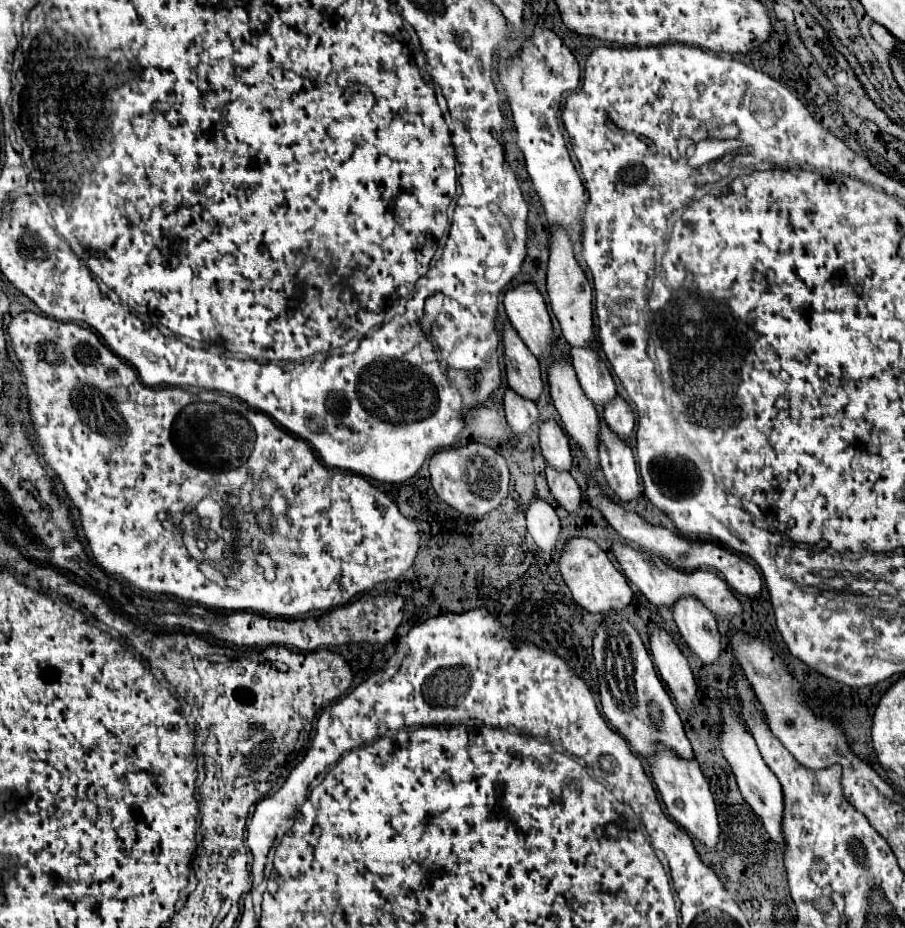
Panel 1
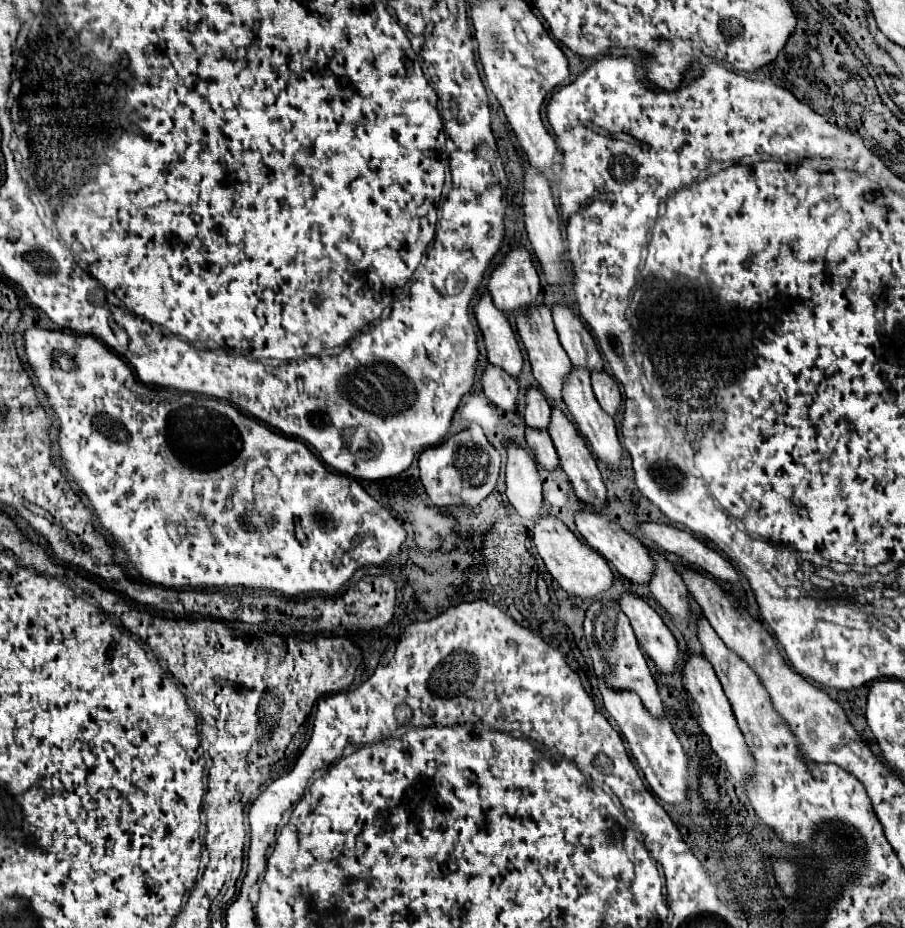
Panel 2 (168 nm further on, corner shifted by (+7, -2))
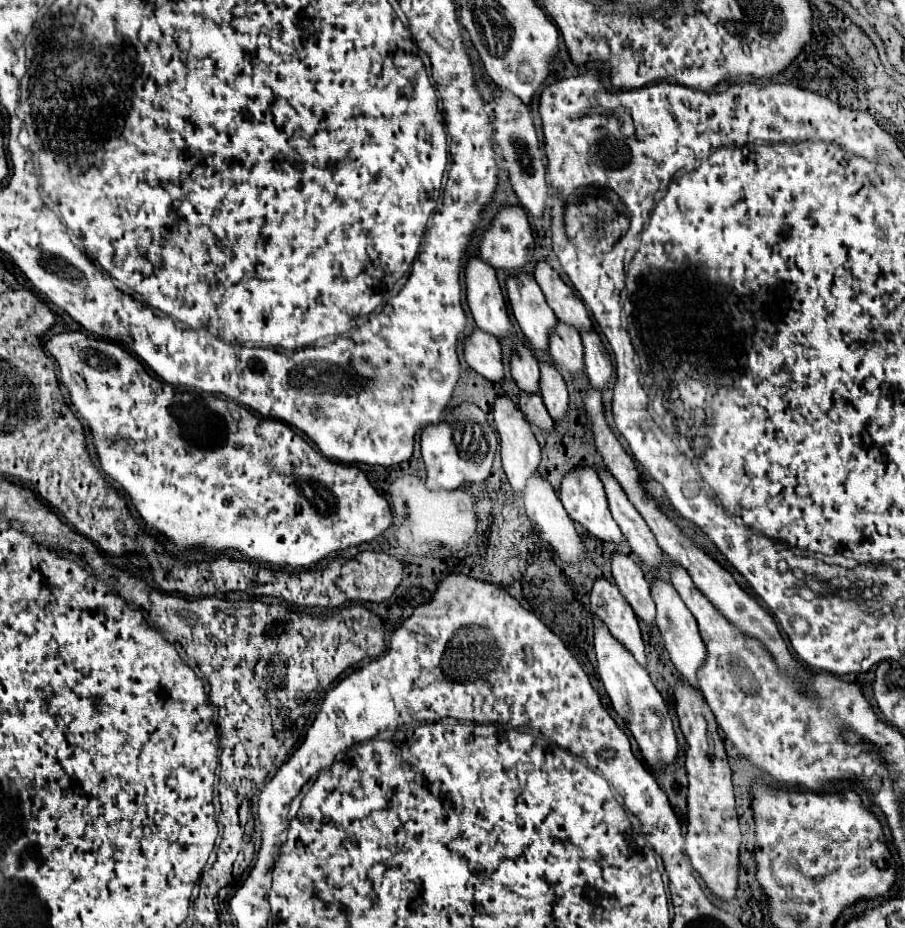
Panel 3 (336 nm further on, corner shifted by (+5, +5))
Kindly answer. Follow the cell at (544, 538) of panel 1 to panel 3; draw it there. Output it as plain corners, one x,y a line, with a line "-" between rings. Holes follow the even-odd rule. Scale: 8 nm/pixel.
499,397
495,401
495,425
501,439
501,459
503,459
503,471
513,487
513,491
523,493
523,487
527,485
527,479
537,473
541,463
541,449
539,443
531,431
531,425
523,417
523,413
515,407
515,403
507,397

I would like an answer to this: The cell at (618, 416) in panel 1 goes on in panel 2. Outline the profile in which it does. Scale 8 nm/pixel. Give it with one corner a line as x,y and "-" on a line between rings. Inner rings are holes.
593,370
591,372
591,384
593,384
593,392
595,392
601,408
607,414
615,416
617,408
621,406
621,392
619,392
617,382
605,370
601,370
601,372

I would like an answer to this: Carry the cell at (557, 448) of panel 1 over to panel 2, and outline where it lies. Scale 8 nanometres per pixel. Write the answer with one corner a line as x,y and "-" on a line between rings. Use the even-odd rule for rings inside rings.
533,386
527,390
527,396
525,396
525,414
523,416
525,416
527,426
533,426
533,428
547,428
549,426
551,404

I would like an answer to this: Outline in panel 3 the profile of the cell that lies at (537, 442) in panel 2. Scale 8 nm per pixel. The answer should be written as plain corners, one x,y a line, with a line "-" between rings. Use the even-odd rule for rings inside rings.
521,391
521,401
519,401
519,407
521,407
521,411
525,413
525,417
527,417
527,421
531,423
531,425
537,425
539,429
543,429
543,431
553,431
555,429
555,423
553,423
553,419
549,417
549,413
547,413
547,409
545,409
545,405
543,405
543,401
541,401
541,397
539,395
525,395
523,391

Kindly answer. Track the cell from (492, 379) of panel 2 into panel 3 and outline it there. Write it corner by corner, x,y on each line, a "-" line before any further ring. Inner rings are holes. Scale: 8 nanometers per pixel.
475,329
473,335
465,339
465,349
463,349
465,361
469,363
471,369
475,369
479,375
493,383
501,383
505,379
505,365
503,365
503,353
499,341
481,331

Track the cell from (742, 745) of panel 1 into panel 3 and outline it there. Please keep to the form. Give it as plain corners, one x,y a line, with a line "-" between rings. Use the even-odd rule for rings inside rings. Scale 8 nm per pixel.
655,581
651,585
651,595
655,599
657,605
657,627
661,631
661,637
665,641
665,649
671,655
671,661
675,665
675,669
681,673
681,677
691,683
691,687
699,689
699,681
697,681
697,673
703,667
705,659
707,659
707,649
705,643
697,631
697,621
691,615
691,611
685,607
685,603
681,601
679,593
675,591
675,587
671,583
665,581

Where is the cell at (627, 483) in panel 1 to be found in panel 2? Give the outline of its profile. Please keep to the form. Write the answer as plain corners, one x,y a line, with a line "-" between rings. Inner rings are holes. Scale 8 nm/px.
571,366
567,378
565,378
565,386
563,386
563,402
571,414
571,418
575,420
579,432
587,438
587,442
591,444
593,452
603,460
607,462
609,466
617,466
621,462
621,442
617,438
617,430
615,430
615,422
613,418
599,406
595,394
593,394
593,388
591,388
591,380
589,380
589,370
587,368
577,368
577,366

